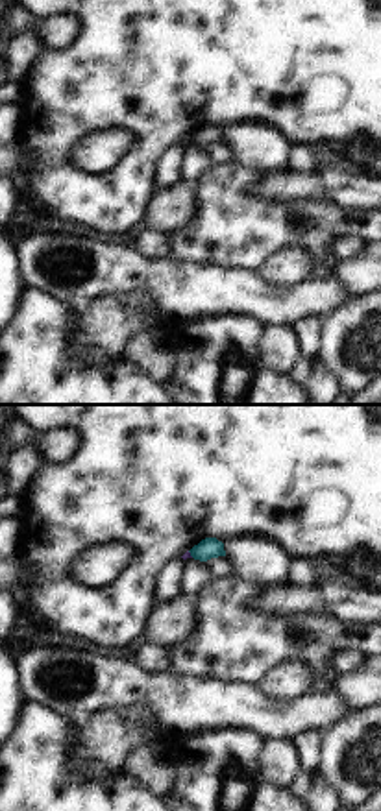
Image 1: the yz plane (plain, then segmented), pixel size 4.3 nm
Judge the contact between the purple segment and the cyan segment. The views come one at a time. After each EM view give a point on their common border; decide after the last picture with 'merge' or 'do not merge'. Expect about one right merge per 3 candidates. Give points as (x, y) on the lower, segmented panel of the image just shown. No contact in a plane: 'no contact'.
(189, 555)

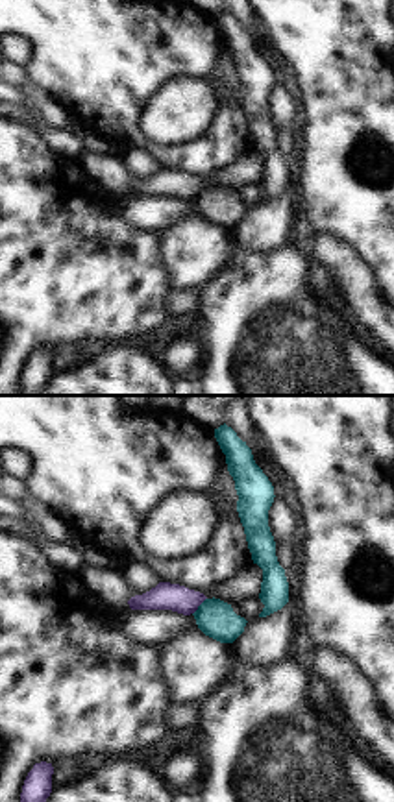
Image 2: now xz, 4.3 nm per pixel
(198, 605)

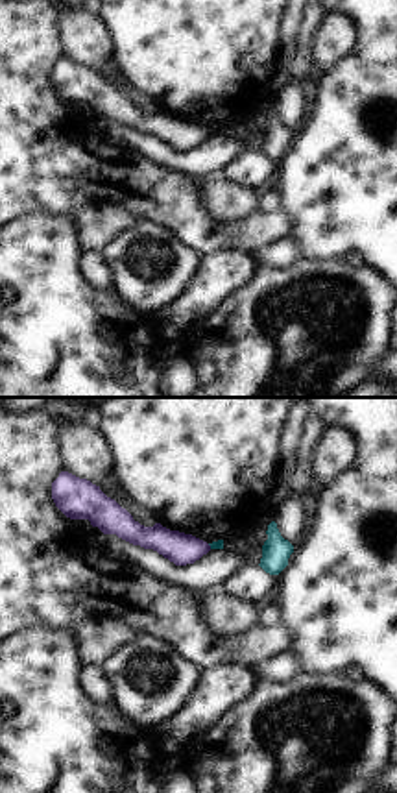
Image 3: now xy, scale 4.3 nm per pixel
(209, 546)

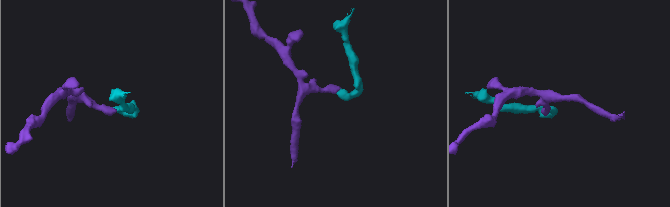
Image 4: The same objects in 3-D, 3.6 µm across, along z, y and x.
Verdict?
do not merge

